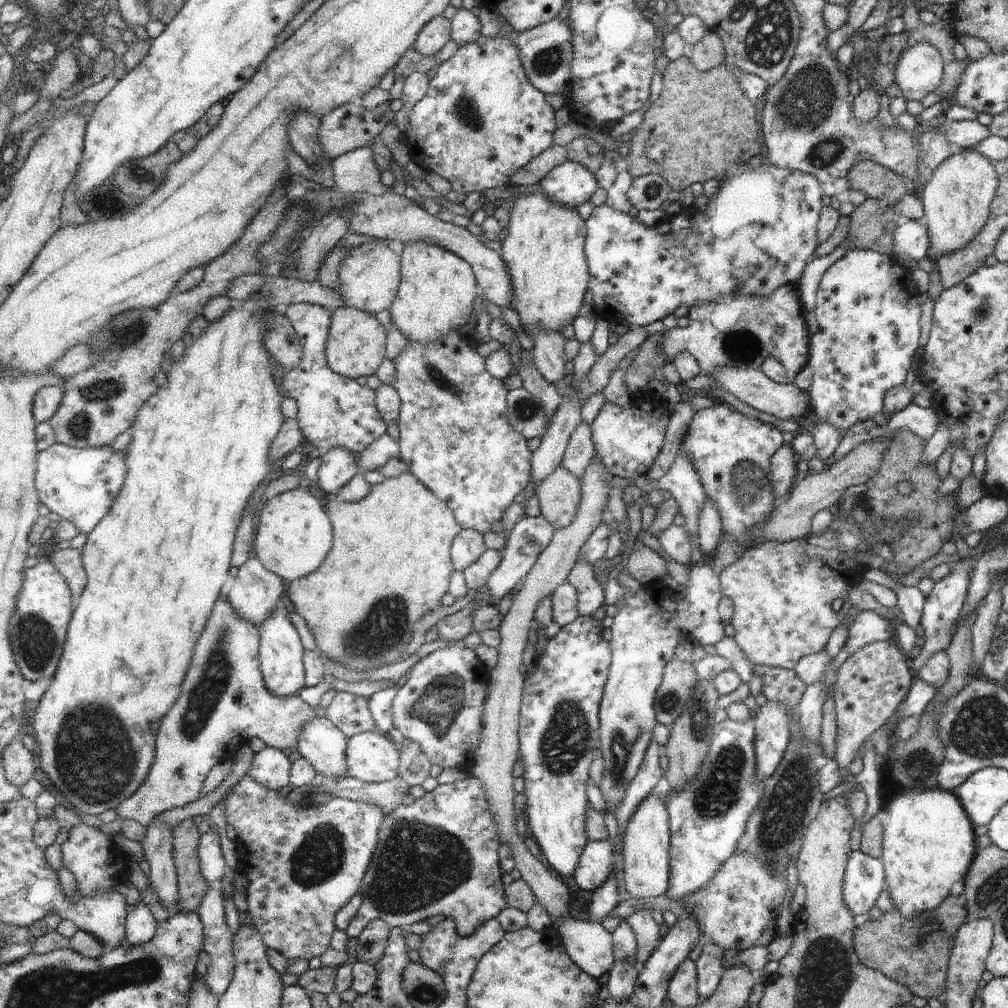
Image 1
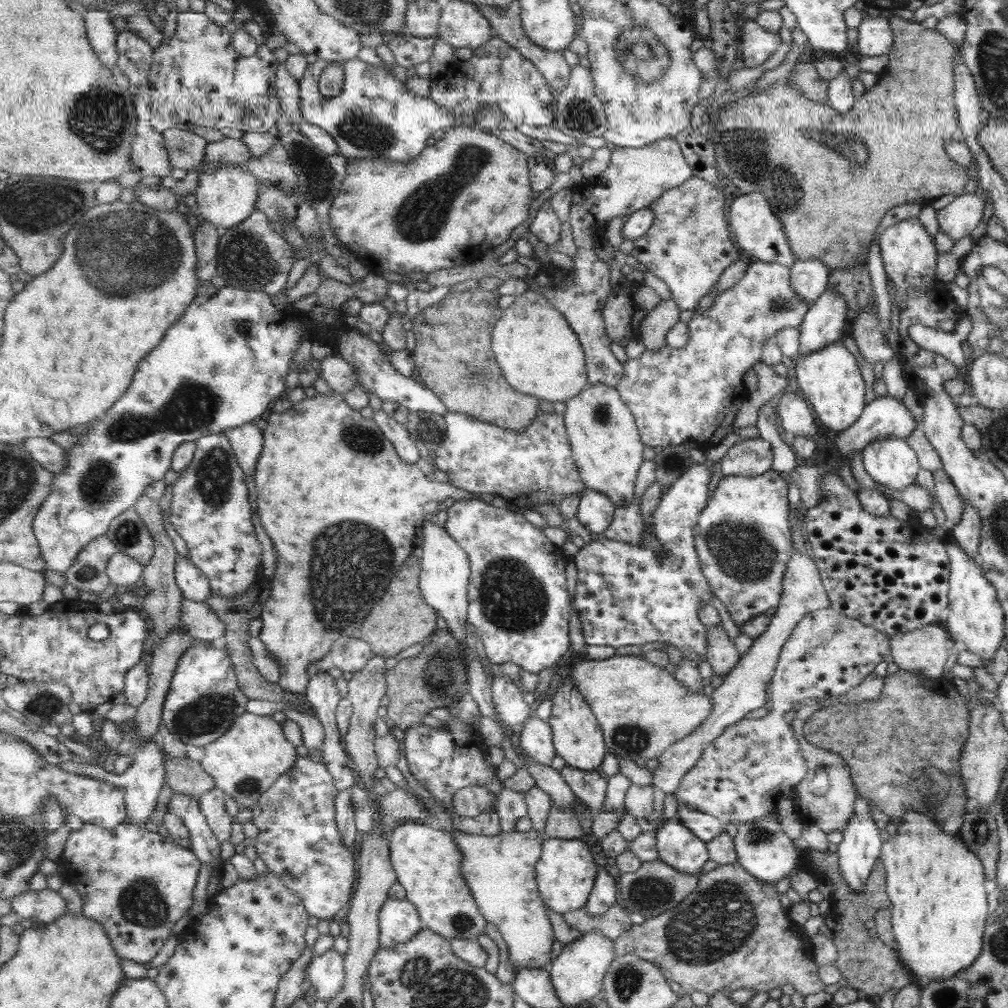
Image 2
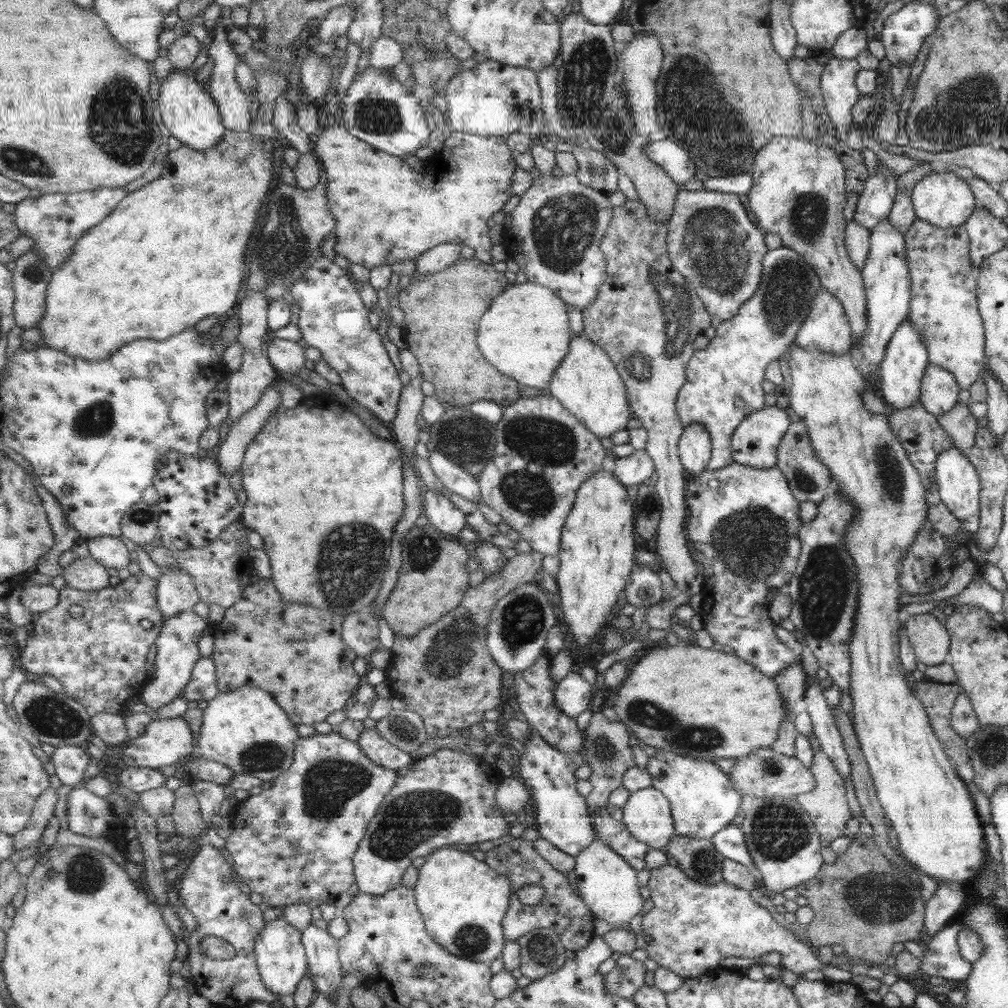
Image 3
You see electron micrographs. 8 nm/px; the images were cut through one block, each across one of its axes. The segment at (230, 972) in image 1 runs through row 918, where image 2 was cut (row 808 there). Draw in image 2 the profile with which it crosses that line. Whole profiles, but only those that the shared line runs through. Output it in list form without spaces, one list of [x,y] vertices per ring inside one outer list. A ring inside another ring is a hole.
[[[215,787],[209,793],[202,794],[197,799],[221,844],[228,841],[231,838],[231,824],[234,821],[232,814],[227,812],[226,801],[229,799],[228,794]]]

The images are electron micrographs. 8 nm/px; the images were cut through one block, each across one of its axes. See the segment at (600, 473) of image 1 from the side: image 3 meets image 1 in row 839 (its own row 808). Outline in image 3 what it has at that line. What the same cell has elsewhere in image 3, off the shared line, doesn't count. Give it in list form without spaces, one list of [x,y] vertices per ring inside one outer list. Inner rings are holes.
[[[516,775],[505,777],[499,783],[499,789],[497,789],[499,808],[502,808],[510,818],[524,810],[525,804],[531,798],[530,788]]]

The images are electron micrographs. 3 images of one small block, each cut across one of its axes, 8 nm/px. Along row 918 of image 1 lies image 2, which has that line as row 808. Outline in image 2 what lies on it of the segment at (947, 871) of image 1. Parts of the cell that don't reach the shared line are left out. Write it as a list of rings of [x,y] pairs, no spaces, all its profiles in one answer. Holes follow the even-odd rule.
[[[906,808],[899,822],[891,826],[890,837],[882,841],[878,860],[885,871],[885,892],[890,902],[890,925],[896,943],[895,950],[903,967],[911,973],[913,984],[922,989],[929,982],[949,979],[970,966],[979,955],[984,925],[988,923],[983,889],[986,878],[975,853],[962,844],[957,833],[954,837],[945,835],[933,819]]]

